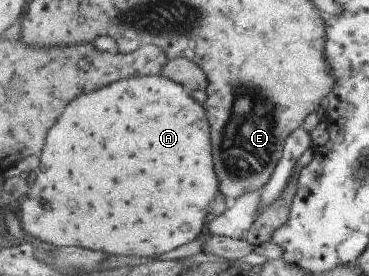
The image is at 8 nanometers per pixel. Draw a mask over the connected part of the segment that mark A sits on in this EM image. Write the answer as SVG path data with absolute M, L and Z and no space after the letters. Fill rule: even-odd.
M163 74L121 80L74 100L58 126L50 130L39 161L34 192L30 190L28 200L21 204L20 225L24 233L60 248L82 246L122 256L172 252L200 236L210 204L220 190L208 114L182 84ZM144 244L154 246L154 250L136 250Z

